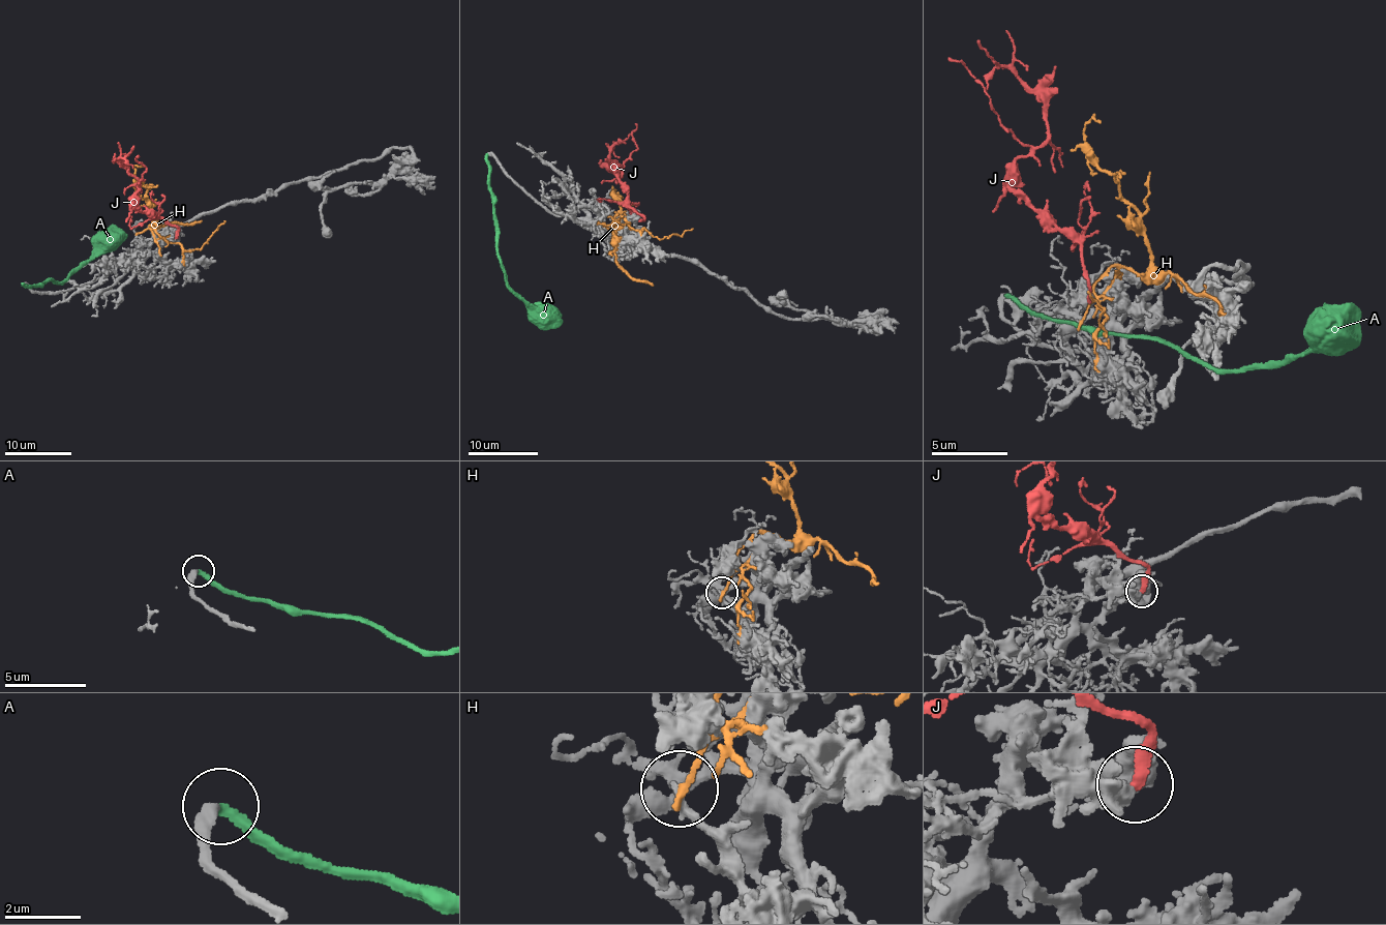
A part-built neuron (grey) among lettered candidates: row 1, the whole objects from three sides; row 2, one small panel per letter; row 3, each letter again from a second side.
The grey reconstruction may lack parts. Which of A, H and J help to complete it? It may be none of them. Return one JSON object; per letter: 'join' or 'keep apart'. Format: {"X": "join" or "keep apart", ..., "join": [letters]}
{"A": "join", "H": "keep apart", "J": "keep apart", "join": ["A"]}

